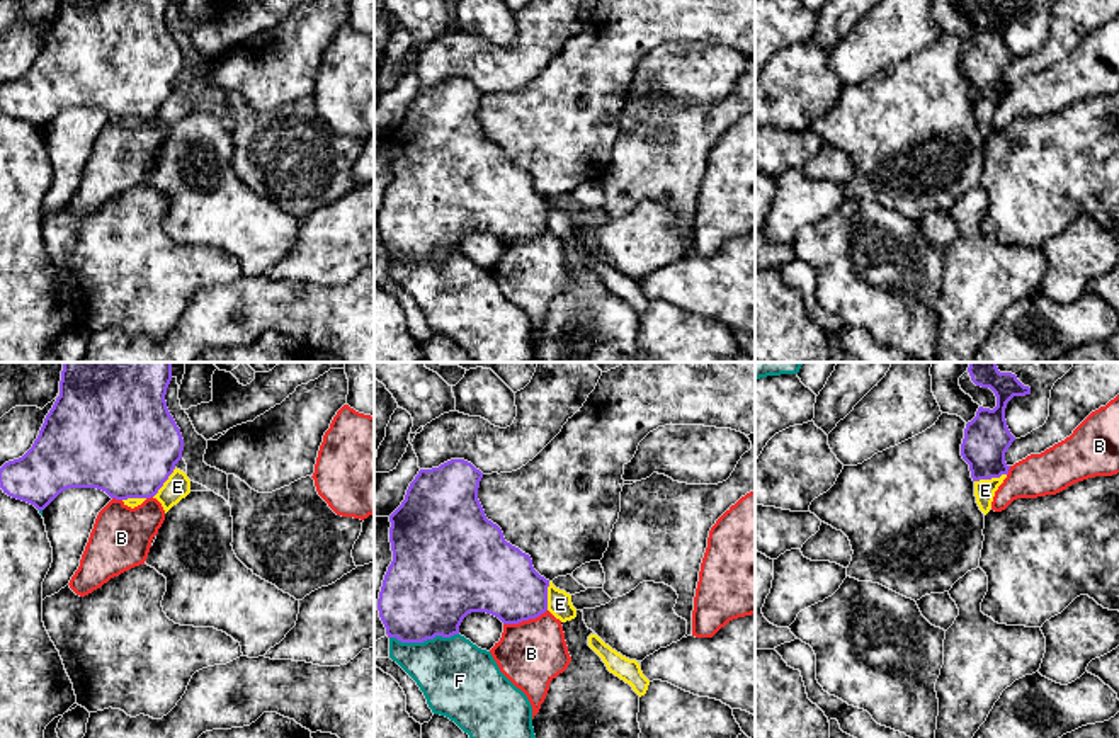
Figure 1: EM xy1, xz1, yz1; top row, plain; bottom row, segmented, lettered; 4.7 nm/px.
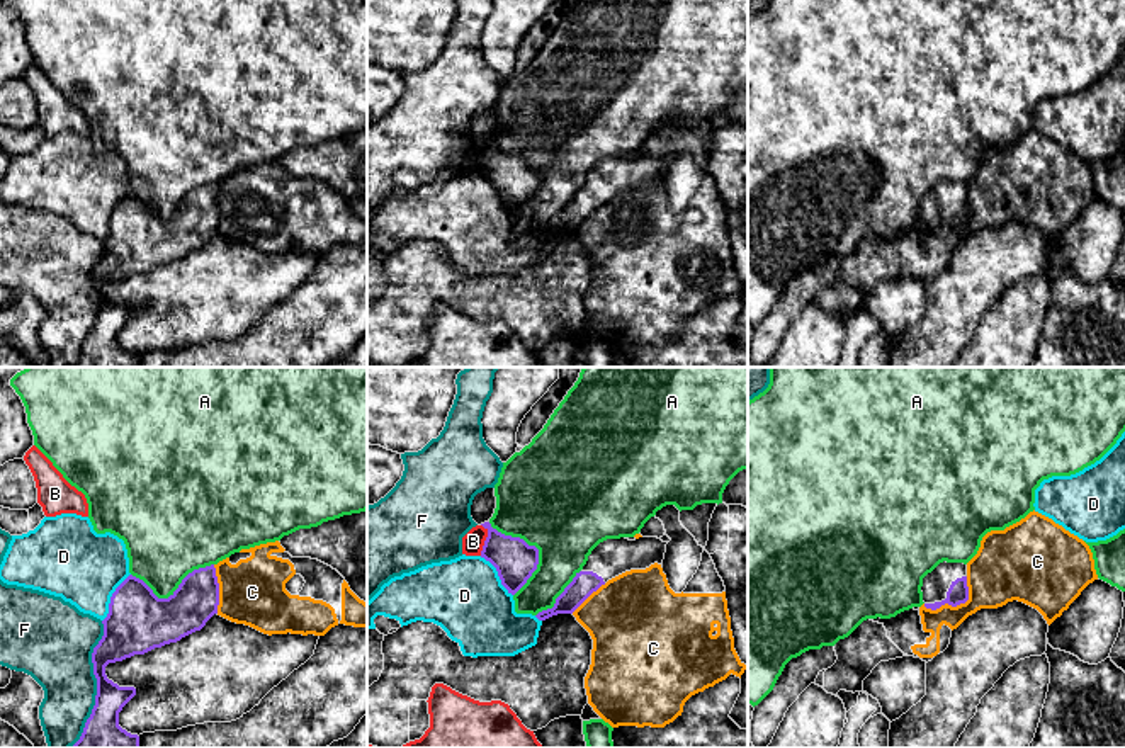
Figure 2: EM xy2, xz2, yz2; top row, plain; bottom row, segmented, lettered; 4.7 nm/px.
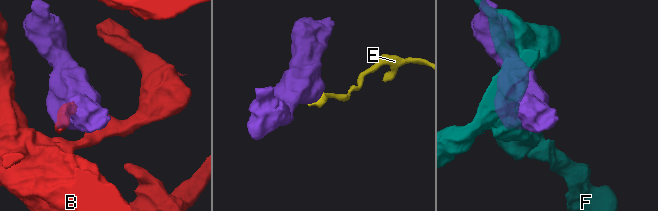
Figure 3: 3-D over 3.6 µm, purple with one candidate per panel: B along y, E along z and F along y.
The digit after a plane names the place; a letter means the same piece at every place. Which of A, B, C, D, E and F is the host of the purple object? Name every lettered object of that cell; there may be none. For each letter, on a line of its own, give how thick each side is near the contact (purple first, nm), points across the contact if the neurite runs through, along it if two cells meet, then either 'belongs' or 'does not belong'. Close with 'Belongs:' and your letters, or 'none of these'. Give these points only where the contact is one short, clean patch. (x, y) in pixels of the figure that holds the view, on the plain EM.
A: 200 nm thick on the purple side, 500 nm on the other; does not belong
B: 340 nm thick on the purple side, 320 nm on the other; does not belong
C: 100 nm thick on the purple side, 280 nm on the other; border along yz2 (967, 196), (964, 221), (942, 223), (935, 228), (923, 225); does not belong
D: 300 nm thick on the purple side, 360 nm on the other; border along xy2 (130, 192), (113, 213), (109, 232), (102, 240); does not belong
E: 220 nm thick on the purple side, 100 nm on the other; border along yz1 (1005, 92), (975, 101); does not belong
F: 200 nm thick on the purple side, 340 nm on the other; does not belong
Belongs: none of these

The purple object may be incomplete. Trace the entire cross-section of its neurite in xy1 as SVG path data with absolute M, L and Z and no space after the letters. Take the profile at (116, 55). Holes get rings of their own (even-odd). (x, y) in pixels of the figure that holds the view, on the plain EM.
M60 0L60 15L32 66L0 87L0 107L12 117L44 129L68 107L97 107L111 117L151 117L182 78L184 58L165 20L170 0Z

